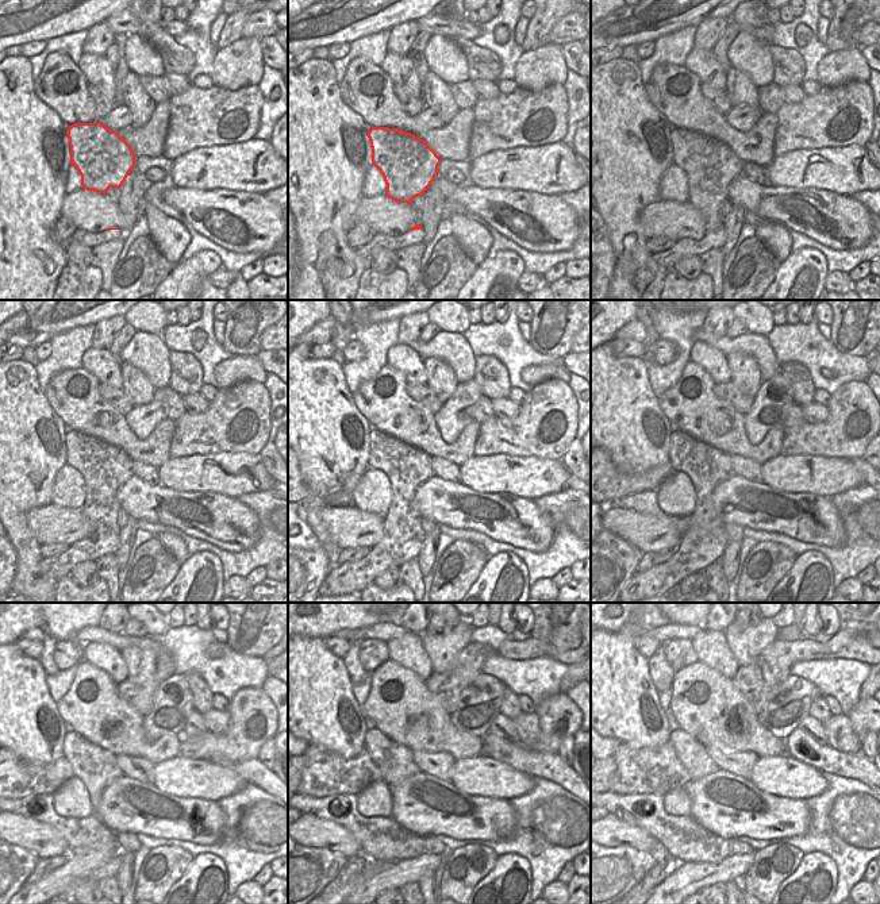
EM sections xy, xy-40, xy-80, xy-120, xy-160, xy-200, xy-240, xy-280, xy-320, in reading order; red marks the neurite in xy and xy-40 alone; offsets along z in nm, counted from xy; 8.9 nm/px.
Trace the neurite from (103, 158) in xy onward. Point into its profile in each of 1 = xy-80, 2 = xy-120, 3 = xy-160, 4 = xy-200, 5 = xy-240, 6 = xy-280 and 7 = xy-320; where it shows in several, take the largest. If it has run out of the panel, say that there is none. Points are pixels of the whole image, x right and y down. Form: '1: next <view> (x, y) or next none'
1: next xy-80 (710, 165)
2: next xy-120 (104, 468)
3: next xy-160 (406, 466)
4: next xy-200 (707, 466)
5: next xy-240 (96, 768)
6: next xy-280 (383, 839)
7: next xy-320 (687, 841)

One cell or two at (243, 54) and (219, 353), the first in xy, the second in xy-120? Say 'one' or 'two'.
two

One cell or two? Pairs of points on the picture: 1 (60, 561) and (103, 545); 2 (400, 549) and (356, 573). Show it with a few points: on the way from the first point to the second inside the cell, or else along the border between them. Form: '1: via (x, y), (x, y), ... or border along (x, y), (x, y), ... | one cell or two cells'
1: via (70, 558), (79, 551), (92, 549) | one cell
2: via (389, 553), (367, 569) | one cell

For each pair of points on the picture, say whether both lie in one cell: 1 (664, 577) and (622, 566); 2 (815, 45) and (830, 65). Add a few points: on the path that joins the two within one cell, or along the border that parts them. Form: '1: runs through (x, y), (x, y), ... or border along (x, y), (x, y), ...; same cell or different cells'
1: border along (636, 572), (622, 588); different cells
2: border along (830, 52), (817, 68), (818, 80); different cells

